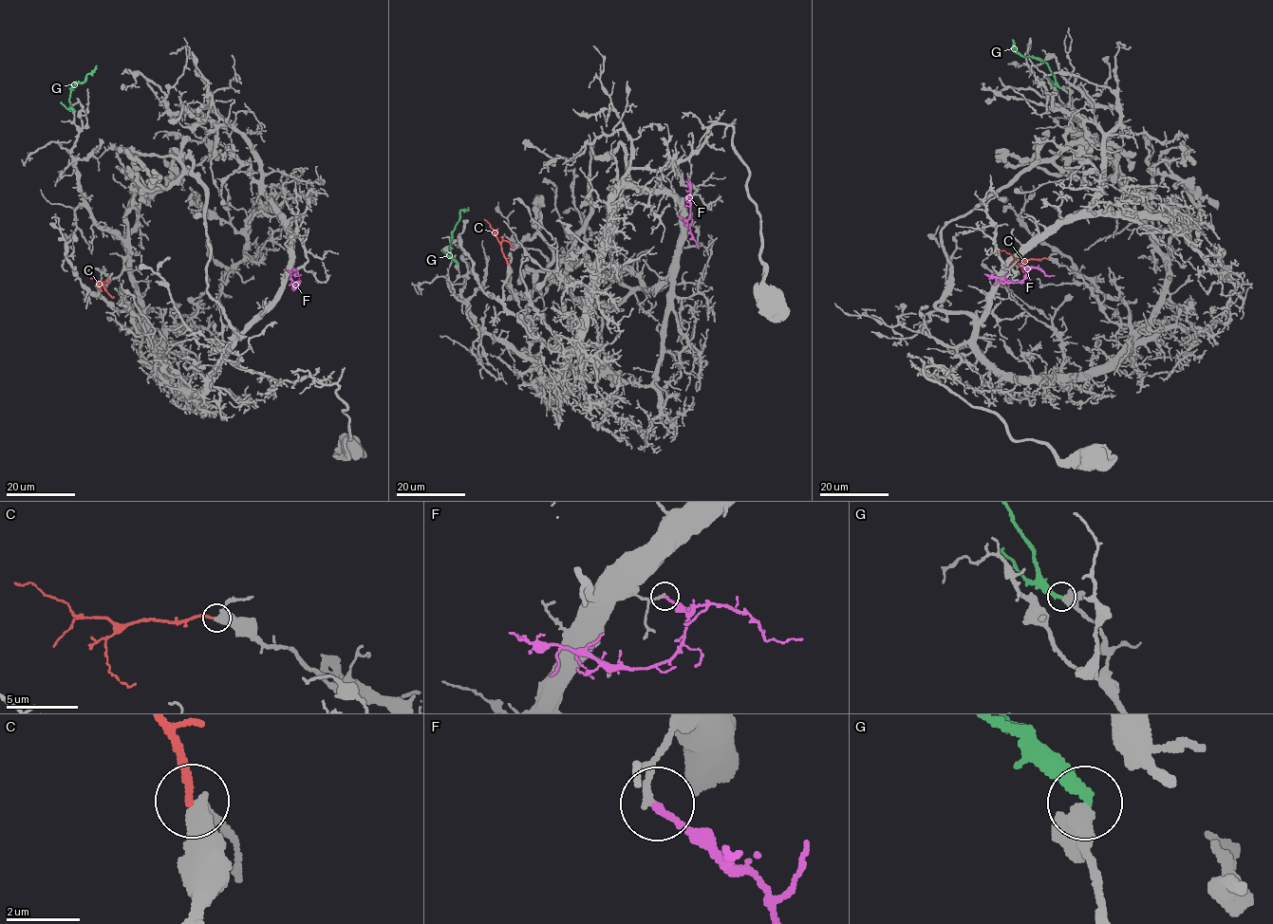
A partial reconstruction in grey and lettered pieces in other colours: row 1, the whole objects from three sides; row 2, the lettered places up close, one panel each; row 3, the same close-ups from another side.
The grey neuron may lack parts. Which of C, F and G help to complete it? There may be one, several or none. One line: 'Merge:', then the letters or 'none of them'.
Merge: C

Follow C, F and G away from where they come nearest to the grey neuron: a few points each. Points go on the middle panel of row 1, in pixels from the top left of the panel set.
C: (508, 265), (500, 242), (484, 219)
F: (679, 216), (684, 221), (689, 216), (688, 178)
G: (458, 264), (450, 257), (450, 244), (459, 212), (468, 207)

